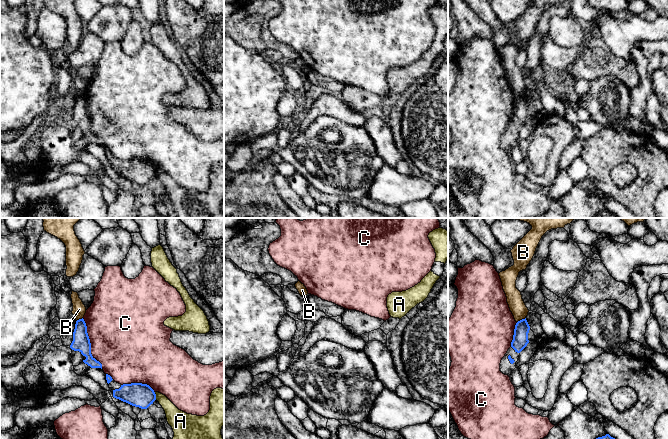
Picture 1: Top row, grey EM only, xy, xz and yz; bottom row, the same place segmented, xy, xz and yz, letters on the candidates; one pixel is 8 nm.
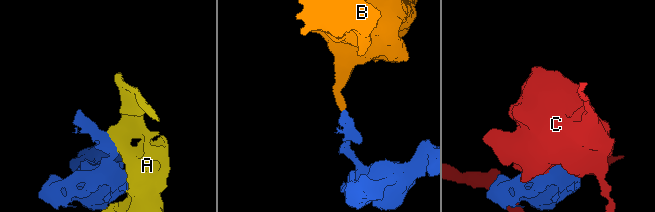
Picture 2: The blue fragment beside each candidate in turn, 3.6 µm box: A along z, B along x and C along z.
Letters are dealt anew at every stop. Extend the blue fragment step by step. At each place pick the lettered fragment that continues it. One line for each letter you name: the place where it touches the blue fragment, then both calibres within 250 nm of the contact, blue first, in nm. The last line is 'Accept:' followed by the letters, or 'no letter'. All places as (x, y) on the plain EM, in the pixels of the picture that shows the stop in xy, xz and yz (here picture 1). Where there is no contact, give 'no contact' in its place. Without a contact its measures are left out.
Accept: no letter

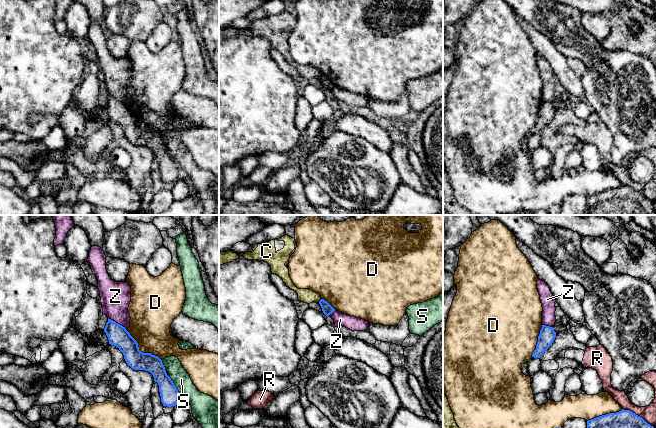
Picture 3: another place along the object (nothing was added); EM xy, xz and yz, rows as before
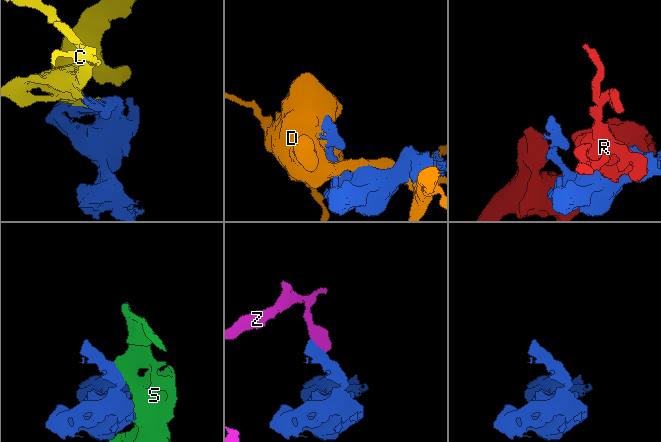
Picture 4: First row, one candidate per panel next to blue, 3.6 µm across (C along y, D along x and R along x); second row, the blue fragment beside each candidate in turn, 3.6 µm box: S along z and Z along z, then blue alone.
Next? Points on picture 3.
Accept: no letter

